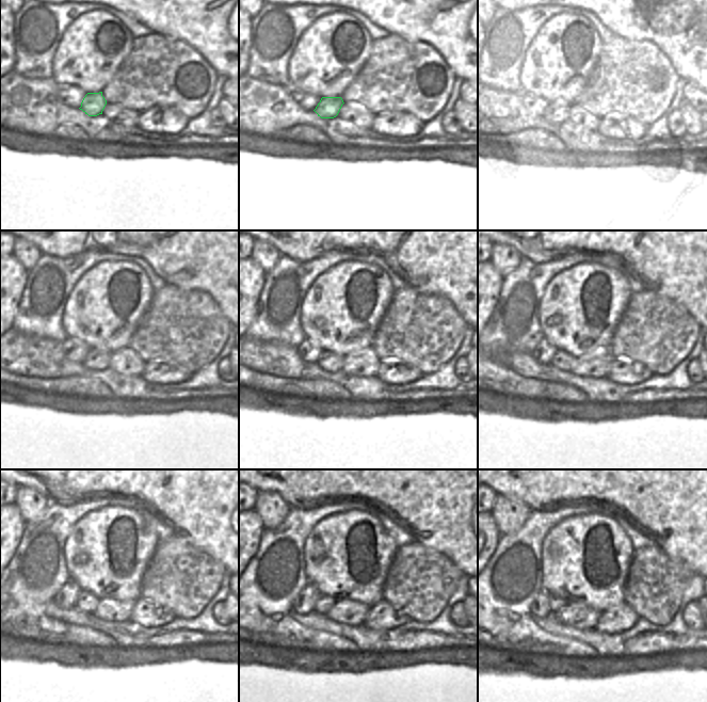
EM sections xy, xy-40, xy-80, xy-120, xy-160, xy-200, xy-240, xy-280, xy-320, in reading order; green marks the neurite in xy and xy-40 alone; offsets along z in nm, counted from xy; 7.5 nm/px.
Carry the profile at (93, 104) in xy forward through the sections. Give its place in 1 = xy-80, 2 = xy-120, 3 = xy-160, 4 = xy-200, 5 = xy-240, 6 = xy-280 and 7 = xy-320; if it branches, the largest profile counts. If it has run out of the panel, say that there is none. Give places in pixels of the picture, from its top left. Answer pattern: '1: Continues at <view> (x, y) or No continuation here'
1: Continues at xy-80 (559, 111)
2: Continues at xy-120 (75, 350)
3: Continues at xy-160 (308, 351)
4: Continues at xy-200 (544, 353)
5: Continues at xy-240 (66, 599)
6: Continues at xy-280 (304, 603)
7: Continues at xy-320 (540, 607).

